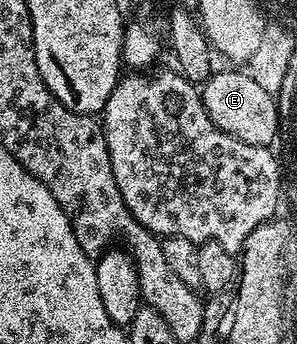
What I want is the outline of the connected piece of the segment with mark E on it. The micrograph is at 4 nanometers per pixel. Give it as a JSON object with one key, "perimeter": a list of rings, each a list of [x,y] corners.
{"perimeter":[[[216,70],[206,83],[202,84],[201,94],[209,117],[222,131],[249,145],[271,147],[271,135],[276,132],[278,121],[276,96],[264,84],[255,81],[246,70]]]}

